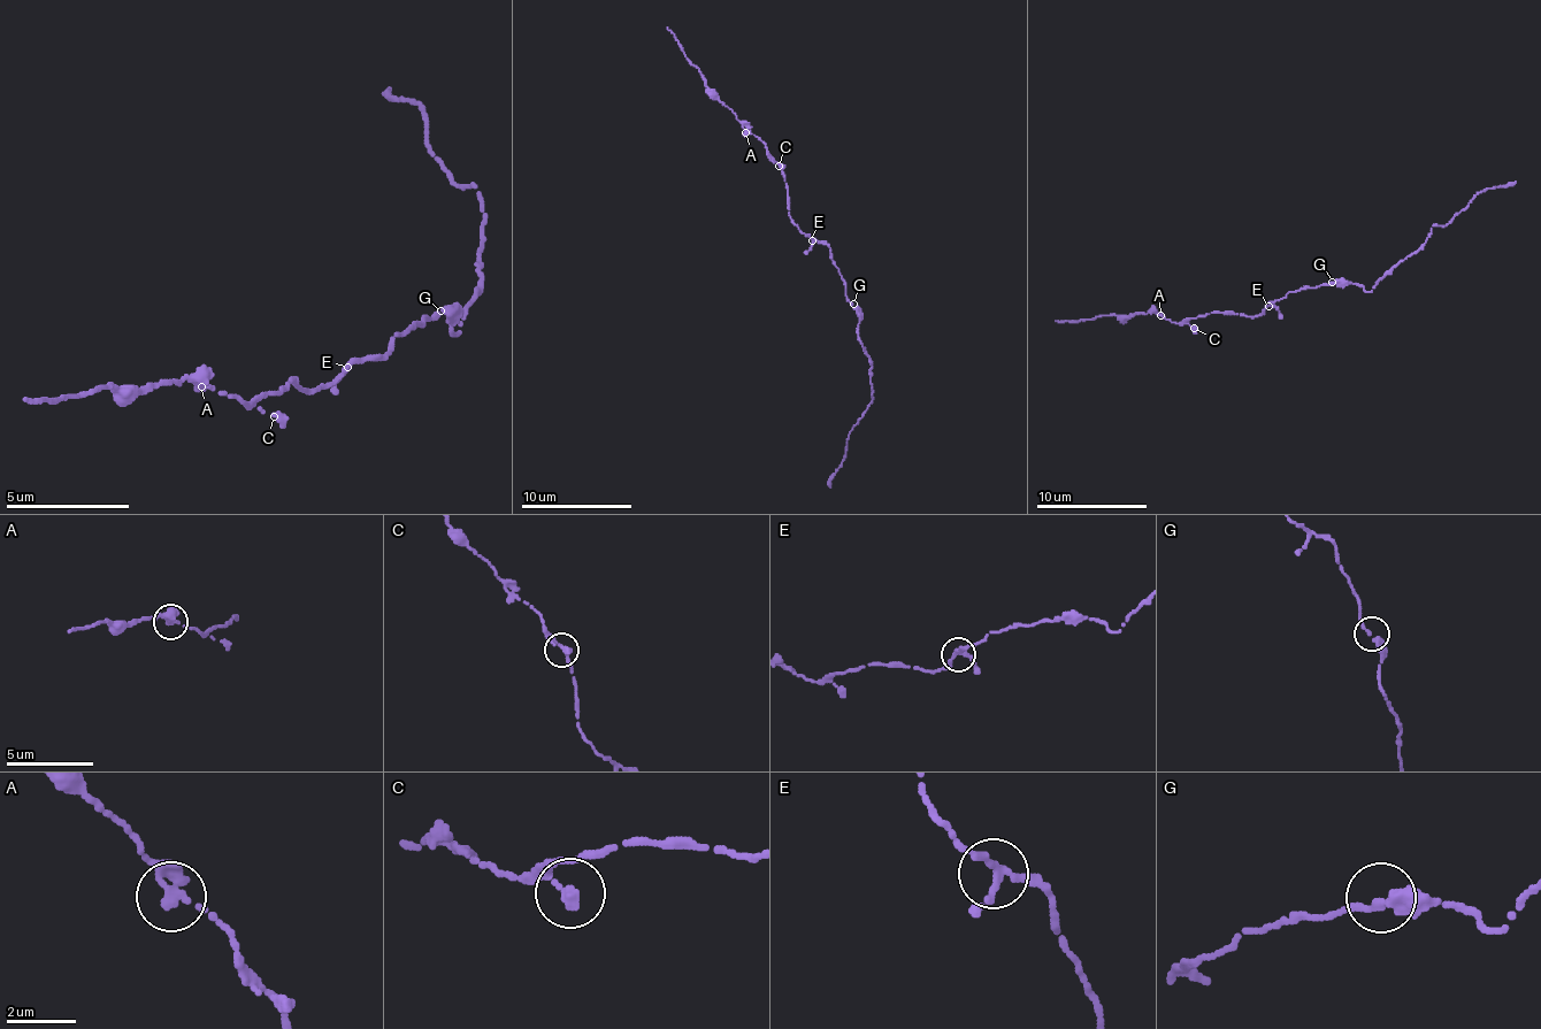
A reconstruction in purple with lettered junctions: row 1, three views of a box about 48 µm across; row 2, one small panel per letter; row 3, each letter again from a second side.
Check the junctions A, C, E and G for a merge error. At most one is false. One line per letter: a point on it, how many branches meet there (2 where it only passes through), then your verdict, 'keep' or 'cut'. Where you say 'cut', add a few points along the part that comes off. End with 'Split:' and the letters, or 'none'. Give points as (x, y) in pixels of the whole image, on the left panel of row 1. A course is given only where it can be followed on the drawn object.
A: at (201, 386); 3 branches meet; keep
C: at (274, 416); 1 branches meet; keep
E: at (347, 367); 3 branches meet; keep
G: at (441, 310); 2 branches meet; keep
Split: none

